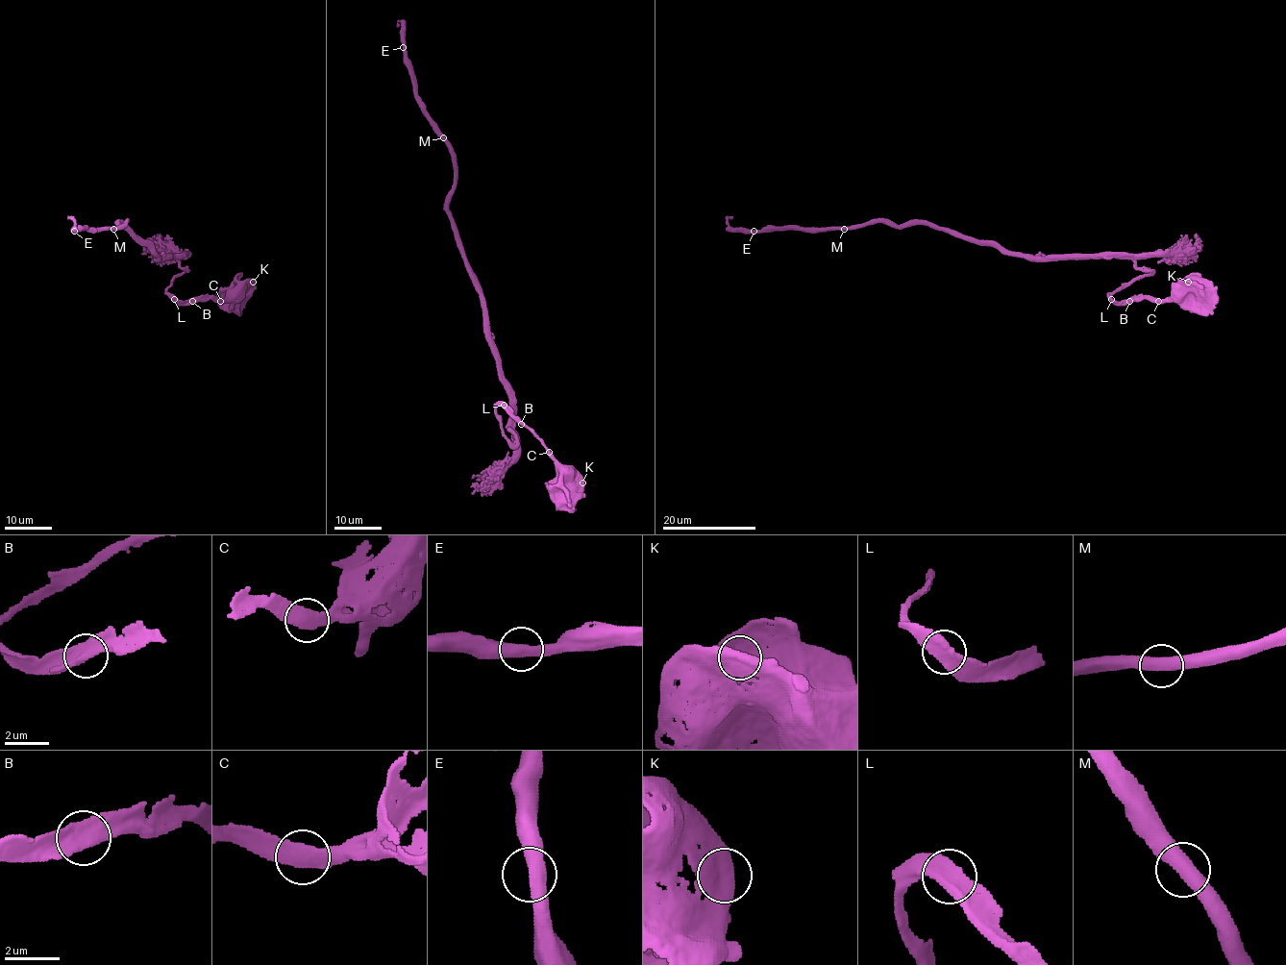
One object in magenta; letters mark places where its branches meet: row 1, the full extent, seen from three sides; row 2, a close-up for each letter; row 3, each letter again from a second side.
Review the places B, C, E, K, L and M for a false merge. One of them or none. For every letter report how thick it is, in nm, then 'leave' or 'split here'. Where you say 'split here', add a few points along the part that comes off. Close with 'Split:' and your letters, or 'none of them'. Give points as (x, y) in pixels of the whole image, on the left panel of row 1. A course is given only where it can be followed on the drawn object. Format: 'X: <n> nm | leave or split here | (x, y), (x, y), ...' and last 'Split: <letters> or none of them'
B: 460 nm | leave
C: 480 nm | leave
E: 500 nm | leave
K: 500 nm | leave
L: 500 nm | leave
M: 480 nm | leave
Split: none of them

